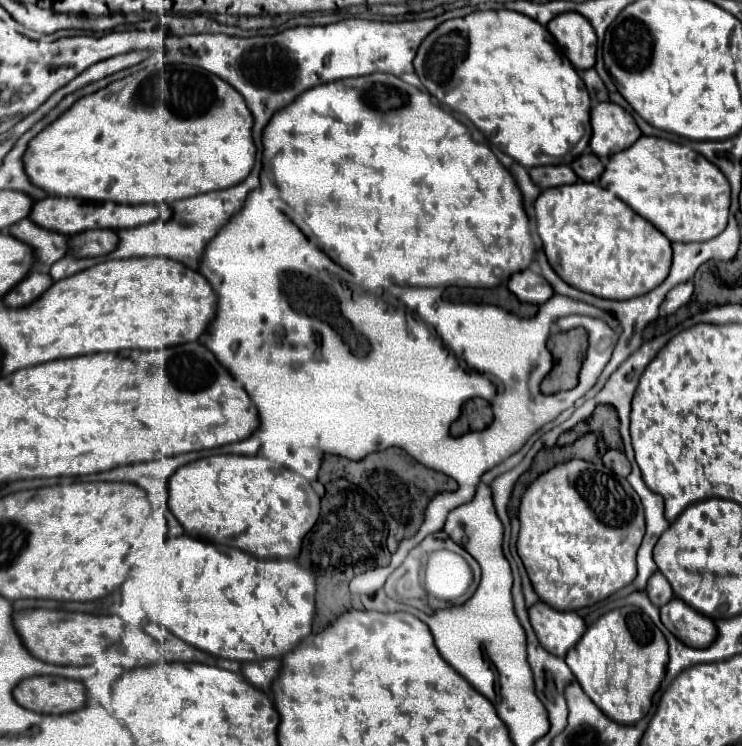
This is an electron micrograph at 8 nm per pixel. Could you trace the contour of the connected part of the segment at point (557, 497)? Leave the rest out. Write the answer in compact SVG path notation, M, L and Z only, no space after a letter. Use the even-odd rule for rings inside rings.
M572 459L540 475L520 503L518 555L538 597L558 611L576 611L594 605L636 577L636 551L644 537L644 509L630 483L602 463Z

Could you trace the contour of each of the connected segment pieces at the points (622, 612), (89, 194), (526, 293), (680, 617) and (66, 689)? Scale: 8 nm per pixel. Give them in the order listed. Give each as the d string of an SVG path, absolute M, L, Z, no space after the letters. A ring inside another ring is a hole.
M622 607L602 615L594 625L586 629L582 639L568 651L566 663L572 669L576 681L584 693L596 703L596 707L616 723L634 725L648 715L652 707L652 697L658 691L668 665L668 645L662 631L652 623L652 619L642 613L638 607Z
M188 65L148 67L78 99L30 141L24 165L30 181L50 195L124 205L174 203L244 181L256 159L252 125L254 117L244 97L220 77Z
M526 269L526 273L516 273L514 277L510 277L508 289L520 301L534 303L534 305L542 305L554 295L554 289L550 287L550 283L542 275L534 273L530 269Z
M672 599L666 607L662 607L660 617L674 637L694 649L706 649L718 635L714 619L690 609L690 605L678 599Z
M42 675L22 681L14 689L14 699L24 709L46 715L62 715L86 705L86 689L74 679Z

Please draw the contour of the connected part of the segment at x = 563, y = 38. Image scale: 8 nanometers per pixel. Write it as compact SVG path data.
M562 13L546 27L576 69L594 67L598 39L586 17L580 13Z

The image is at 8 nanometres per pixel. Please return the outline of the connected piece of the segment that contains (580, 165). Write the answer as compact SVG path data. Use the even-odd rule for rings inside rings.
M586 151L586 153L582 153L578 159L574 159L570 167L578 173L578 177L580 177L582 181L598 181L600 175L604 173L604 163L602 163L602 159L598 159L598 157L596 157L594 153L590 153L590 151Z

